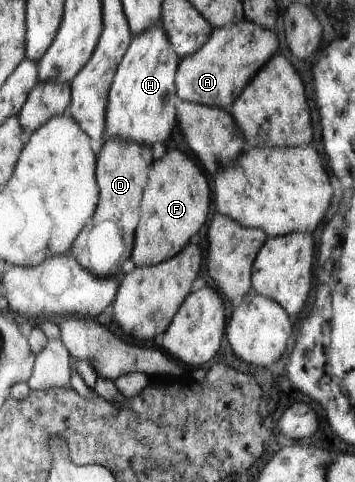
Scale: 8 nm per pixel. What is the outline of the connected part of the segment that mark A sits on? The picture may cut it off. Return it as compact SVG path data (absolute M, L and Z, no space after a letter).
M246 19L232 25L213 28L208 41L200 49L179 61L175 73L175 88L179 101L229 111L233 101L252 81L256 73L276 55L280 41L272 31Z

